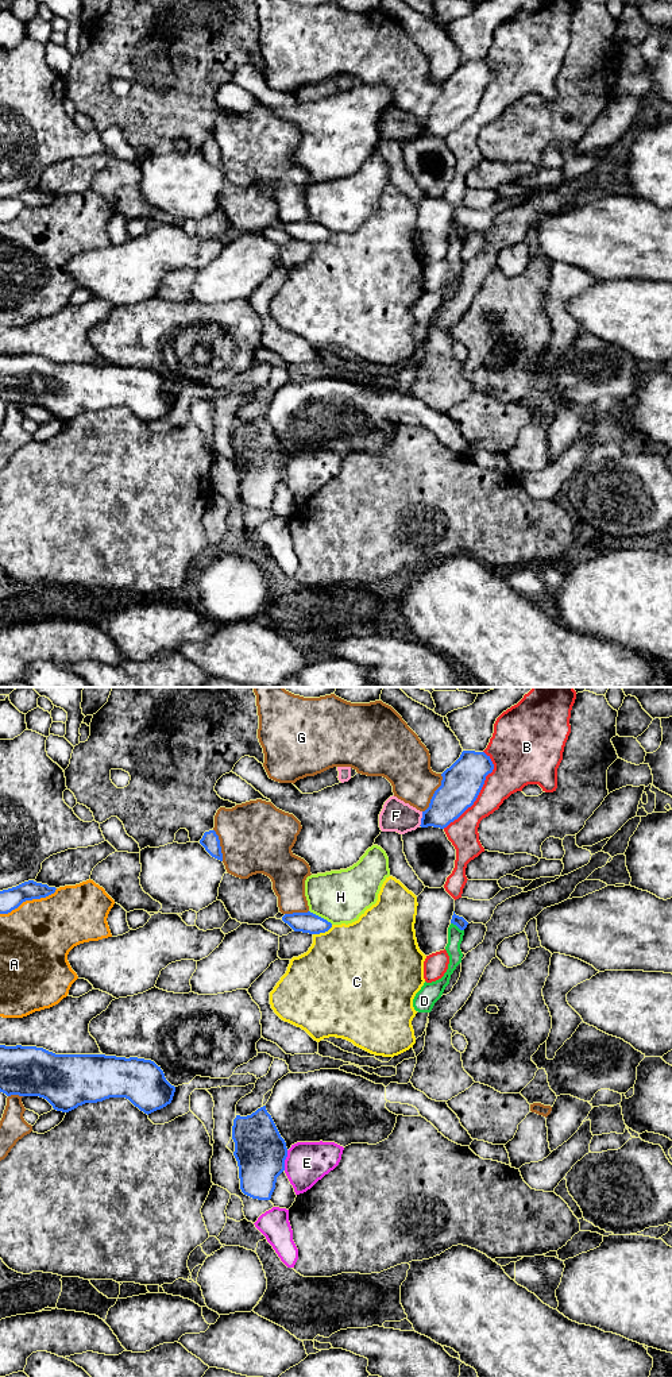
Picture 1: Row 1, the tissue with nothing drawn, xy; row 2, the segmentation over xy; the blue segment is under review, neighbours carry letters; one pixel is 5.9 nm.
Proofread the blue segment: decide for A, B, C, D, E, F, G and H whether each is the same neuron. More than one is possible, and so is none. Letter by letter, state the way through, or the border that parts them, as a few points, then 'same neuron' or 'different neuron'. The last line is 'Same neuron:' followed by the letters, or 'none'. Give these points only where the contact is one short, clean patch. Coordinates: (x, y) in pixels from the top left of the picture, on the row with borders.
A: different neuron
B: different neuron
C: different neuron
D: different neuron
E: border xy (288, 1150), (284, 1169); different neuron
F: different neuron
G: different neuron
H: different neuron
Same neuron: none

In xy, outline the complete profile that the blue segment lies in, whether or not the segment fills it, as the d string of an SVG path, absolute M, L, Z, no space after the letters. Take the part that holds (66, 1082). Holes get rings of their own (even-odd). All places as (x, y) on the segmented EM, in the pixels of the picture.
M0 1045L0 1092L39 1096L62 1112L85 1103L125 1098L148 1115L171 1103L175 1087L151 1060L55 1054L36 1046Z

